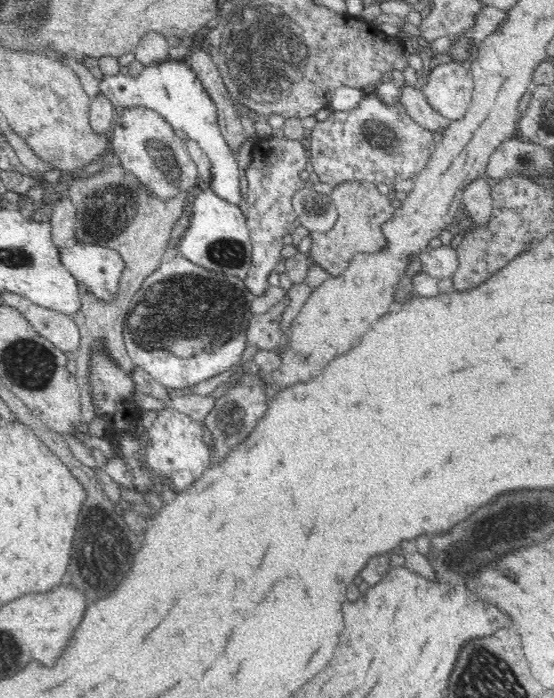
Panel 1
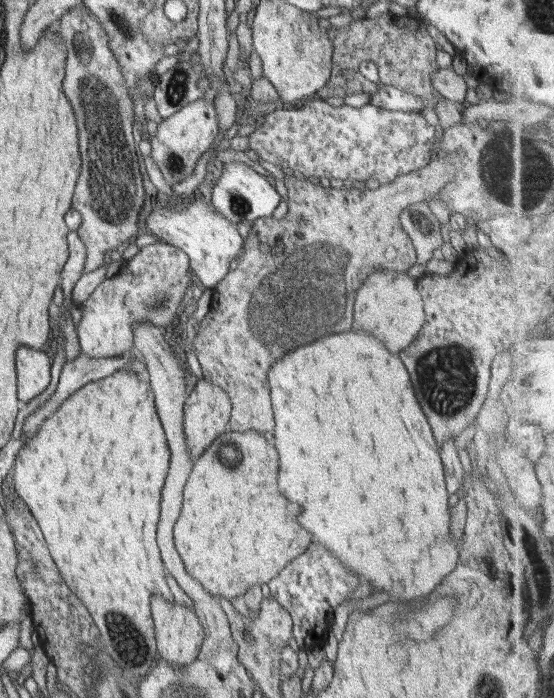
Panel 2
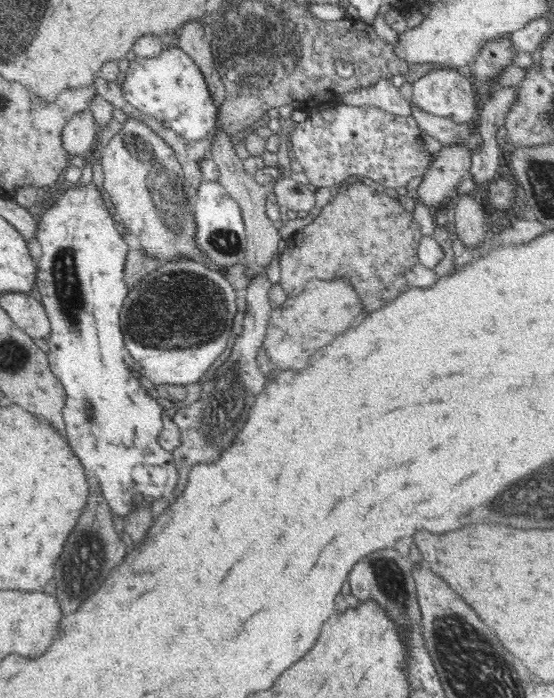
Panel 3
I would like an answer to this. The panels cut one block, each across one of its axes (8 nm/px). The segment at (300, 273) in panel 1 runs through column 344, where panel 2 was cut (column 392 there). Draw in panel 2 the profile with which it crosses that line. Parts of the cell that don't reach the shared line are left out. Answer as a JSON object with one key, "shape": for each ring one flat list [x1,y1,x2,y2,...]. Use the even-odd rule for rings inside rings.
{"shape":[[435,155,435,157,422,168,402,175,401,177,395,178,388,184,380,185,377,189,355,189,352,187,350,190,341,189,333,190,322,187,317,181,311,179,311,177,302,177,300,174,288,172,285,177,285,186,288,192,288,213,286,217,282,219,276,219,273,216,264,217,257,219,248,233,245,243,243,243,244,252,238,257,238,265,234,270,222,279,216,287,212,288,212,301,210,304,210,311,208,315,200,322,196,329,197,335,193,341,192,349,194,354,198,358,198,362,201,364,204,379,212,381,215,385,221,386,226,392,227,396,230,397,232,412,230,414,230,421,228,421,229,429,231,431,258,431,260,433,270,432,274,430,274,413,273,406,271,403,271,390,268,384,267,372,269,368,278,362,278,358,282,358,282,354,286,354,286,350,290,350,290,346,298,346,298,338,310,338,310,334,338,334,338,332,344,332,350,328,352,324,352,310,354,310,354,296,356,296,356,288,360,288,362,280,373,273,376,270,388,269,391,271,407,271,413,264,416,263,416,250,412,245,412,240,408,237,408,234,400,225,400,213,404,208,408,208,410,204,416,204,416,202,429,201,431,204,439,199,438,191,439,188,445,186,445,182,453,180,454,174,451,172,452,166,451,159,442,155],[276,240,281,240,284,243,282,251,278,250,277,253,271,251,266,253,260,249,260,244,268,242,273,244],[310,246,310,256,304,254,294,254,298,248,306,248]]}

